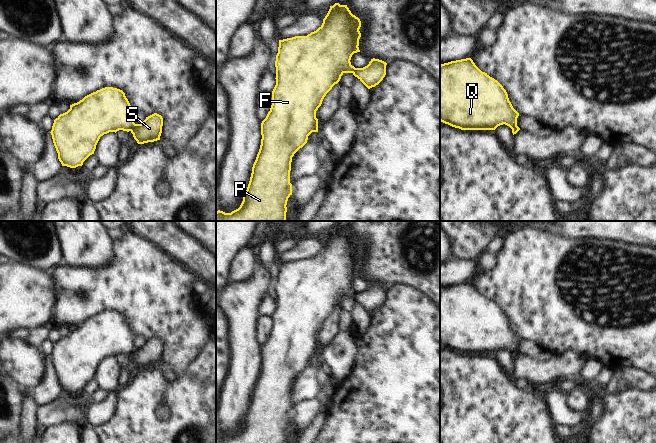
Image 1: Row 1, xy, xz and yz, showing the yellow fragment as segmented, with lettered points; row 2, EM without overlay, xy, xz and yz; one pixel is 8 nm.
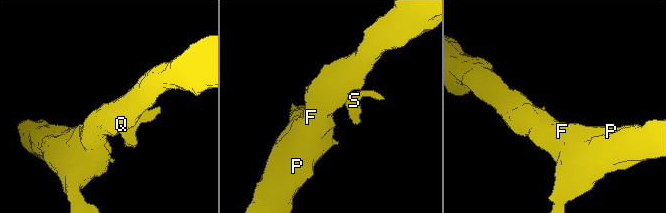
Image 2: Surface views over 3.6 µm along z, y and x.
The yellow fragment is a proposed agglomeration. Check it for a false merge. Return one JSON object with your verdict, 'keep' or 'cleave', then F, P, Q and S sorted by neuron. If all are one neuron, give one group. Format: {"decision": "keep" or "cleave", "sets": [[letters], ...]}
{"decision": "cleave", "sets": [["F", "P", "Q"], ["S"]]}

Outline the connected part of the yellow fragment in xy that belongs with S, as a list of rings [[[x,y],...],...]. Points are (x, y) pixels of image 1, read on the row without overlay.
[[[154,337],[146,341],[141,348],[135,348],[130,355],[138,368],[144,368],[160,364],[162,350],[162,340]]]

